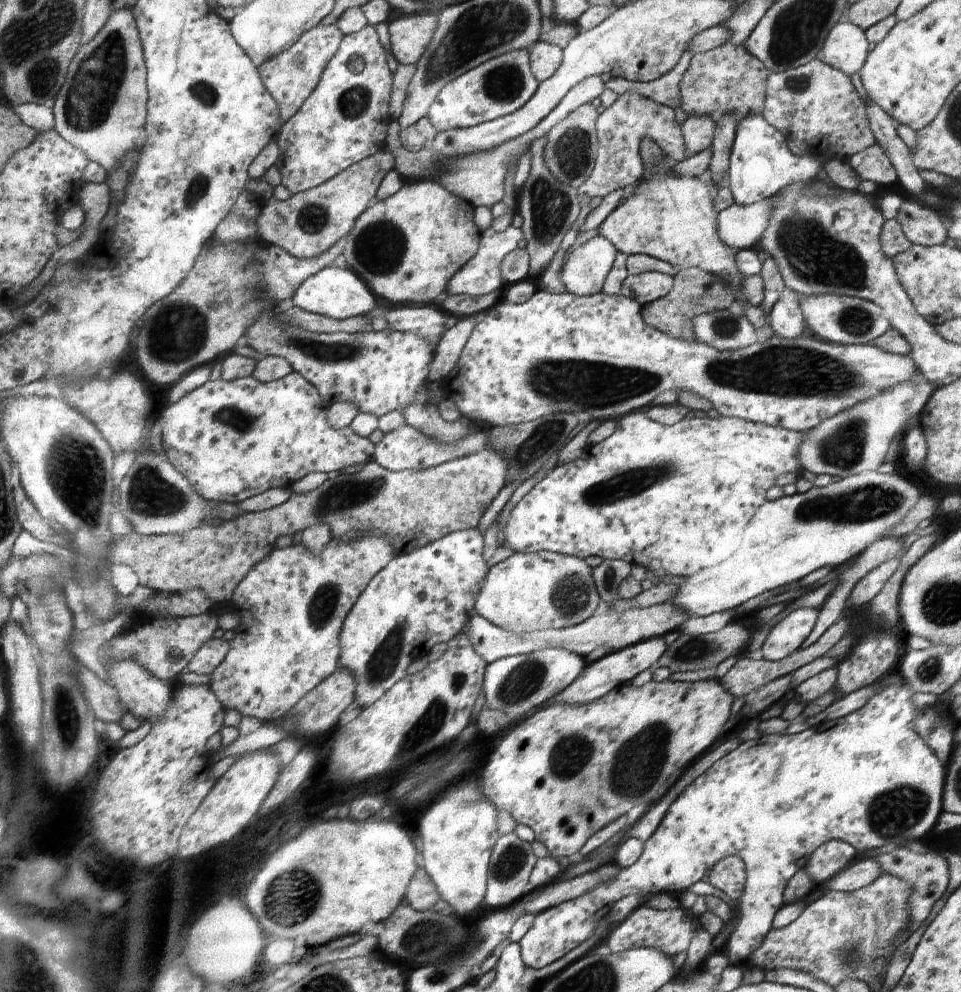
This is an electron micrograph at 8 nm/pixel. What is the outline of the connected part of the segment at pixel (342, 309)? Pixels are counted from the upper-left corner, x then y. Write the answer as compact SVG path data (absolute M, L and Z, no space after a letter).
M337 267L324 268L310 279L306 279L299 286L292 302L298 308L306 312L329 316L338 320L344 320L355 316L365 316L374 312L374 296L368 292L368 288L362 284L362 280L350 272L350 270L338 270Z

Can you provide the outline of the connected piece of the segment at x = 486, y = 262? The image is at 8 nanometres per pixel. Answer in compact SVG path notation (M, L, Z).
M512 225L508 226L504 232L496 232L490 227L483 233L480 240L479 250L476 255L452 276L451 283L448 284L447 293L449 295L464 294L464 296L477 297L487 295L489 292L501 289L503 283L502 264L508 252L512 252L518 246L523 236L523 229L516 228Z

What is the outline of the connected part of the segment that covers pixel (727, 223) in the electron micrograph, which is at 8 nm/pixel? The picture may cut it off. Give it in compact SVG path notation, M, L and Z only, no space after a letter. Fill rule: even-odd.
M776 196L746 206L734 203L718 211L720 240L735 251L758 249L758 242L768 226L774 204Z

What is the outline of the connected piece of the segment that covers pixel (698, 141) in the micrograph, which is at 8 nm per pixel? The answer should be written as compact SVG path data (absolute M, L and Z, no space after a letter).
M689 116L681 125L684 144L690 154L695 155L711 146L716 125L714 120L706 116Z

